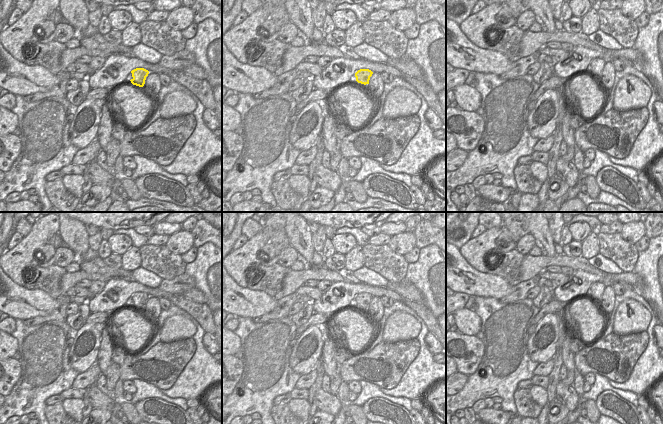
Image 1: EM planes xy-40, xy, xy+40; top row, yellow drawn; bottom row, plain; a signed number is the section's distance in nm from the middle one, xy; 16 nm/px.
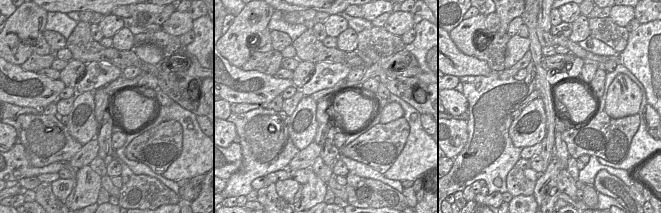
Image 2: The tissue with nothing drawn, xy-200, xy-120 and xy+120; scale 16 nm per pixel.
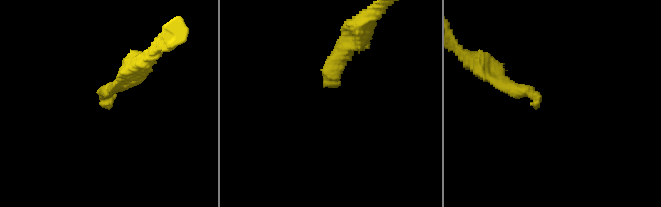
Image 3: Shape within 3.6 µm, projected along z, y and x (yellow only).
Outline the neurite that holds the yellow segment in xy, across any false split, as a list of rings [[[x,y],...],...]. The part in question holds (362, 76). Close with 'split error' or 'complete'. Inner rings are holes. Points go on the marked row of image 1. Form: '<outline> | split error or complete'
[[[360,69],[355,73],[356,81],[361,84],[369,84],[373,72],[369,69]]] | complete

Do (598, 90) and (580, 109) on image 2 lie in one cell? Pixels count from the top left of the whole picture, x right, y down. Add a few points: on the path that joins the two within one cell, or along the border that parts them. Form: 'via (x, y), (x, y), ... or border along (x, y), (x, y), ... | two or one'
border along (589, 88), (598, 98) | two

